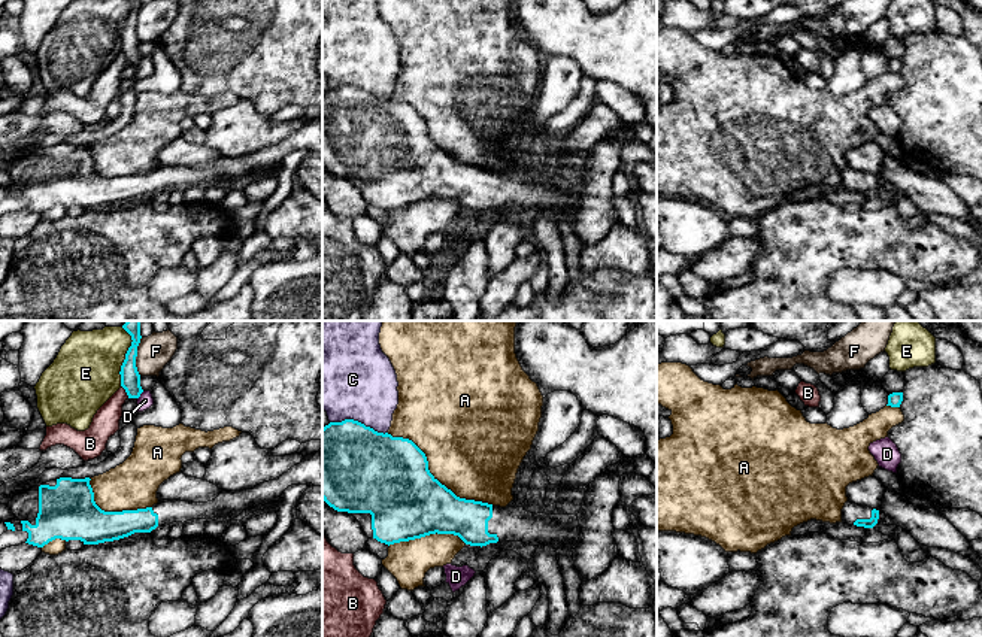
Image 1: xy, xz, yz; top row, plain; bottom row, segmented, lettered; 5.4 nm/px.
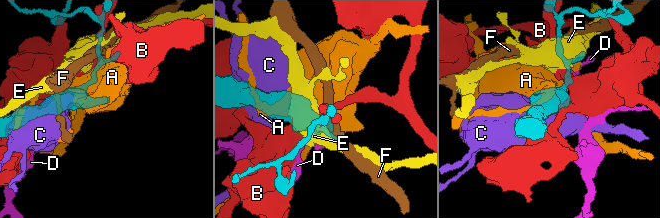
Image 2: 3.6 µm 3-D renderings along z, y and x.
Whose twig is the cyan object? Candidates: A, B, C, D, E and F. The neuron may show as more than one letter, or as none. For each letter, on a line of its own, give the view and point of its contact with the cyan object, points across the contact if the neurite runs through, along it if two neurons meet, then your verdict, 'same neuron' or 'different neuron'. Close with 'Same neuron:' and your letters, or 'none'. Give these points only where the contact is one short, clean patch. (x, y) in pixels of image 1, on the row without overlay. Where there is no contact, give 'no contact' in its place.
A: xz (433, 142) | different neuron
B: xy (126, 57) | different neuron
C: xz (357, 87) | different neuron
D: xy (139, 61) | along xy (144, 57), (138, 64) | different neuron
E: xy (124, 26) | different neuron
F: xy (136, 21) | along xy (142, 3), (136, 23), (139, 41) | different neuron
Same neuron: none

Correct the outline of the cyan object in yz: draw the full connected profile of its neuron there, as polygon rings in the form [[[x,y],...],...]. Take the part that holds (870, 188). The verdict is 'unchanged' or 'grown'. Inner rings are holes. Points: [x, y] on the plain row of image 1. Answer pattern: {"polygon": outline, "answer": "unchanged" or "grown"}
{"polygon": [[[849,166],[842,175],[842,188],[848,191],[873,194],[878,189],[878,185],[879,176],[866,172],[858,172]]], "answer": "grown"}

